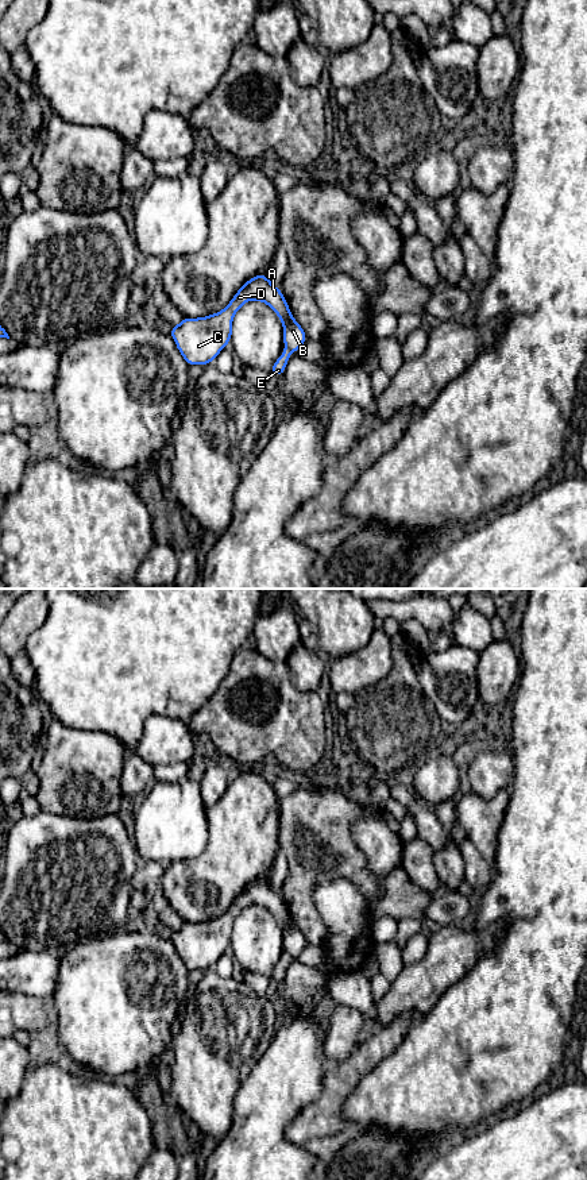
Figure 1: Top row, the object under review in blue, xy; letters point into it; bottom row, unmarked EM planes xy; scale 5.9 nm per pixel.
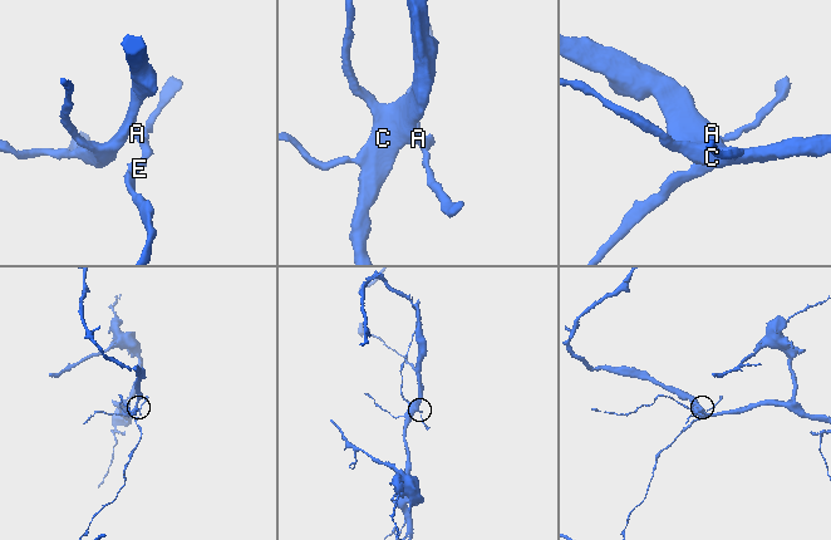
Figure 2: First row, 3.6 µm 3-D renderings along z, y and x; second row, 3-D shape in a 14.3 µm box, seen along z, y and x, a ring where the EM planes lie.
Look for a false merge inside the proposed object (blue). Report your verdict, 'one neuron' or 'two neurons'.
two neurons

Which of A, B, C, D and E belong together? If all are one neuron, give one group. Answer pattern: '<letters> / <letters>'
A B C D / E

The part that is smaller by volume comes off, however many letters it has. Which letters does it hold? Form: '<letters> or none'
E

